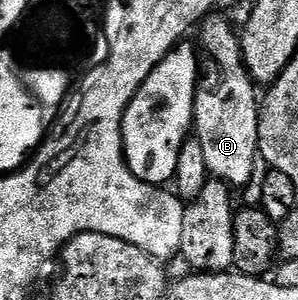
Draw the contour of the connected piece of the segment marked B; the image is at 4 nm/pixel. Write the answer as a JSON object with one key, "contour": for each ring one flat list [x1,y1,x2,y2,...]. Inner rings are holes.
{"contour":[[208,16,202,19,201,25,198,27,197,34,199,33,198,45,201,47,203,45,202,53,205,55,205,61,201,66,201,73,199,75,199,86,195,90,195,120,193,123,193,134,194,137,199,139,201,148,205,152,205,164,207,165,208,175,214,176,220,182,226,182,228,187,236,188,235,186,247,186,251,182,251,177,255,174,255,162,257,163,257,155,259,153,259,108,261,105,260,99,255,98,255,90,257,90,256,83,251,81,251,77,247,72,243,64,243,49,239,43,240,35,235,34,231,31,231,26,226,22,226,17,223,16]]}

